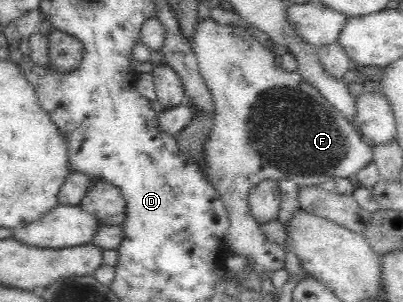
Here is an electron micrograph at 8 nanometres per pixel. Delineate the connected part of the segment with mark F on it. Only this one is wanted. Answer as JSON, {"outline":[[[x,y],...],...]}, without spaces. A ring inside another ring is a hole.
{"outline":[[[211,18],[201,20],[192,40],[192,49],[200,75],[213,95],[213,126],[204,146],[207,173],[229,213],[227,242],[232,252],[252,258],[260,270],[284,268],[285,253],[280,244],[271,242],[259,229],[258,220],[250,212],[247,190],[261,180],[292,180],[297,185],[316,185],[330,178],[353,179],[372,162],[373,151],[351,123],[297,71],[285,71],[276,66],[274,54],[247,34],[243,28],[221,25]]]}

